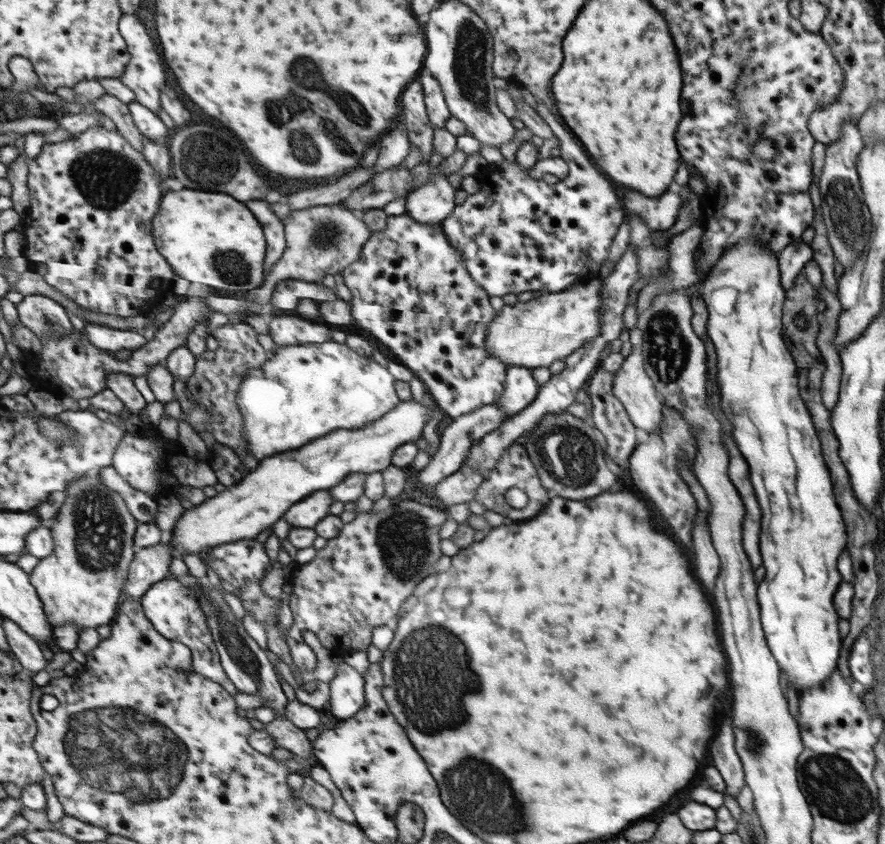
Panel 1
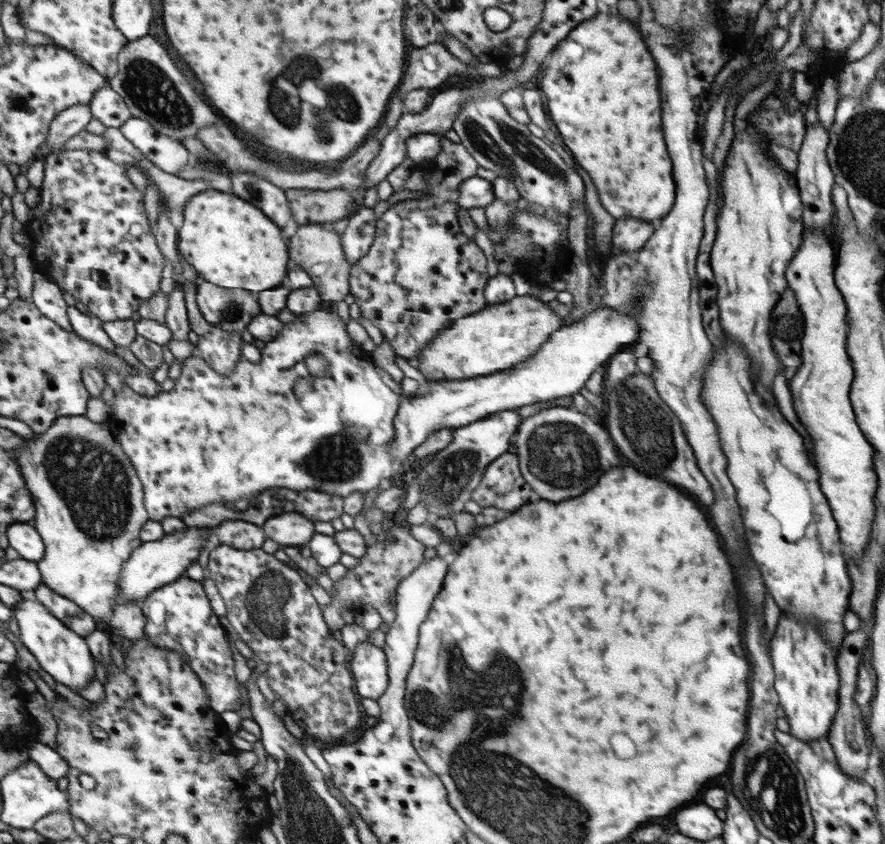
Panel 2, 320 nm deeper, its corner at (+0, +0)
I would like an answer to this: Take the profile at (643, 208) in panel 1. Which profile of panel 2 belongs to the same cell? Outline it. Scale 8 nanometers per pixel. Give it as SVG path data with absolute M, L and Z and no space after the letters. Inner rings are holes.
M615 218L610 235L610 244L614 252L635 252L653 234L655 226L635 218Z

